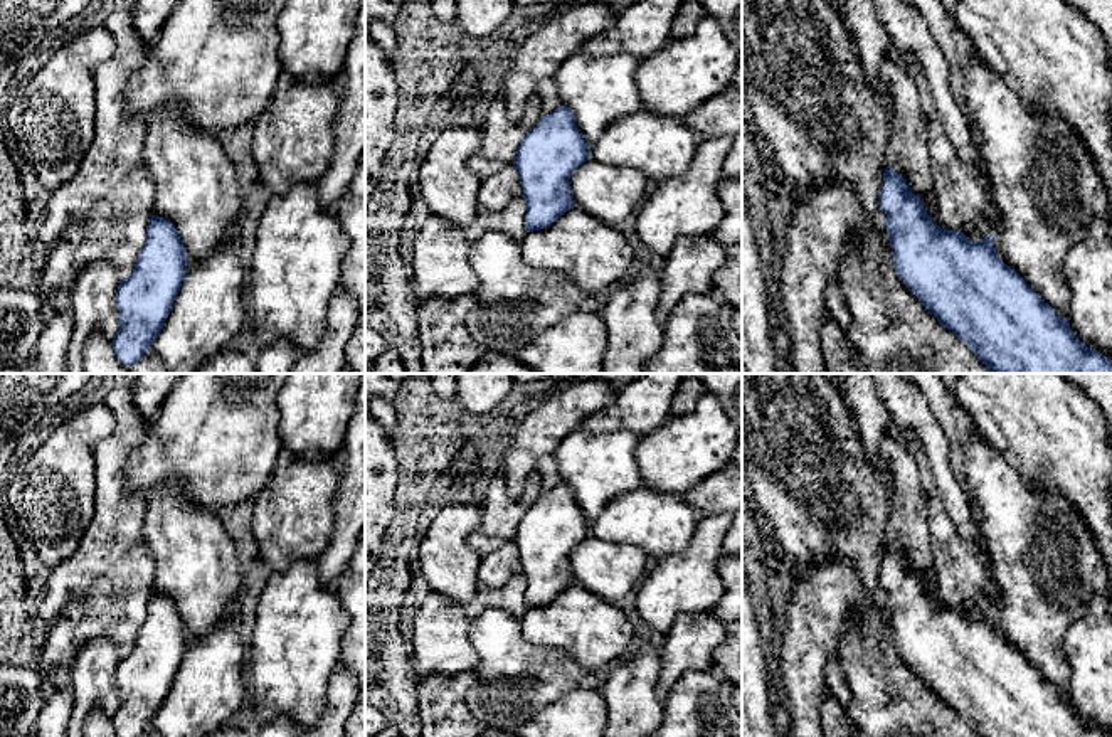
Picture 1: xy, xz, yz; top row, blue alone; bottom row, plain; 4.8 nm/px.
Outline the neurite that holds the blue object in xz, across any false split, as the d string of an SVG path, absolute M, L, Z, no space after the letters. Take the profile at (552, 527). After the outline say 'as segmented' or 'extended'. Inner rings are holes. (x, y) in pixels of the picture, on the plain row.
M567 483L542 493L527 510L513 538L527 579L527 609L550 604L574 584L569 557L587 537L590 525Z | as segmented

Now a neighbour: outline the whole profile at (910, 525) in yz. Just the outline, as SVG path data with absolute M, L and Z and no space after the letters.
M883 437L880 458L888 469L883 481L892 495L887 538L924 579L935 606L942 606L930 540L932 527L937 522L930 517L930 498L920 480L919 464L905 441L895 437Z

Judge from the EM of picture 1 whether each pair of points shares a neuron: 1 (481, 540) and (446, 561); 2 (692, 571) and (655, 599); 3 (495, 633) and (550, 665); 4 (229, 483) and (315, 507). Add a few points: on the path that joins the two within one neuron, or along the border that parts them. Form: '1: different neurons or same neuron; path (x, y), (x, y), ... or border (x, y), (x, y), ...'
1: different neurons; border (480, 509), (481, 520), (468, 544), (481, 556)
2: same neuron; path (683, 579), (663, 594)
3: same neuron; path (508, 646), (527, 665), (537, 665)
4: different neurons; border (278, 466), (266, 487), (253, 500)

